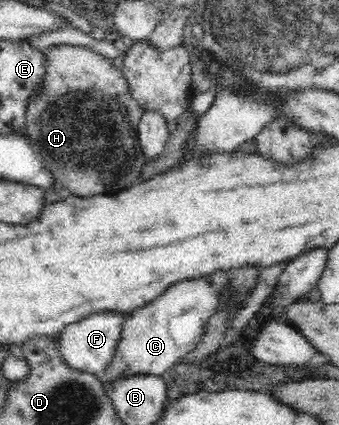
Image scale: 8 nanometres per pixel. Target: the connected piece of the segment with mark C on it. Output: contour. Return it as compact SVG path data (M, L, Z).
M222 270L208 275L174 284L150 304L126 314L112 364L99 375L106 393L110 384L118 382L122 376L161 376L198 346L209 318L217 311L220 295L230 287L229 272Z

